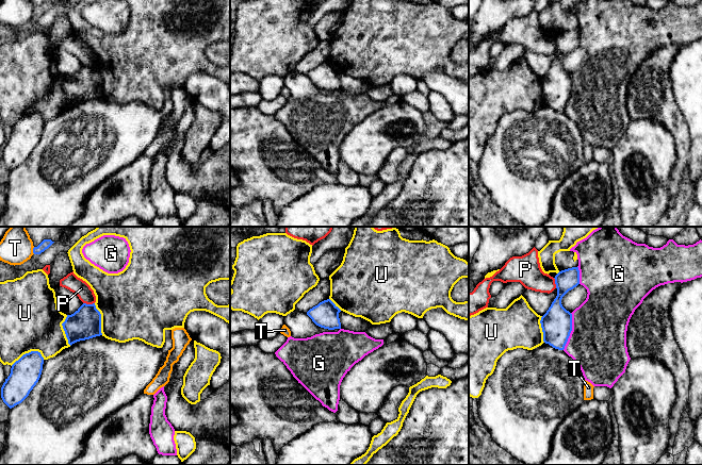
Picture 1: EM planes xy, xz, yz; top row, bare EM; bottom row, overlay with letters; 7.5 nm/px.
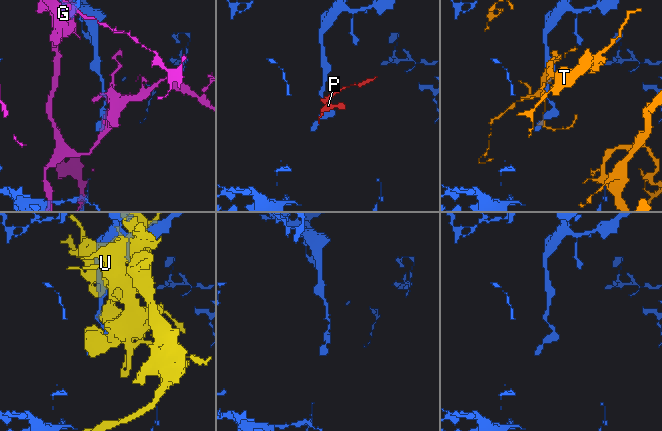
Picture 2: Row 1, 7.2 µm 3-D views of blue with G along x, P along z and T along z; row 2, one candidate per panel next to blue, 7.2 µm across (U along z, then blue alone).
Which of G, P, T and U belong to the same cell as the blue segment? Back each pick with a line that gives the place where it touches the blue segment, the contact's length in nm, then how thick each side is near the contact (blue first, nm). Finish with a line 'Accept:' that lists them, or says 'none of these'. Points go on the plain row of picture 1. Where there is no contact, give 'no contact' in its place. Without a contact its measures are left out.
Accept: none of these

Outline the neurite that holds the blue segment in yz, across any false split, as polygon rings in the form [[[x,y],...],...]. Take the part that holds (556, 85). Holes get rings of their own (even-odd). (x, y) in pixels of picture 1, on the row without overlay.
[[[578,29],[559,33],[555,37],[557,57],[540,85],[543,94],[543,103],[555,111],[564,112],[572,93],[572,76],[562,66],[562,59],[579,46]]]

